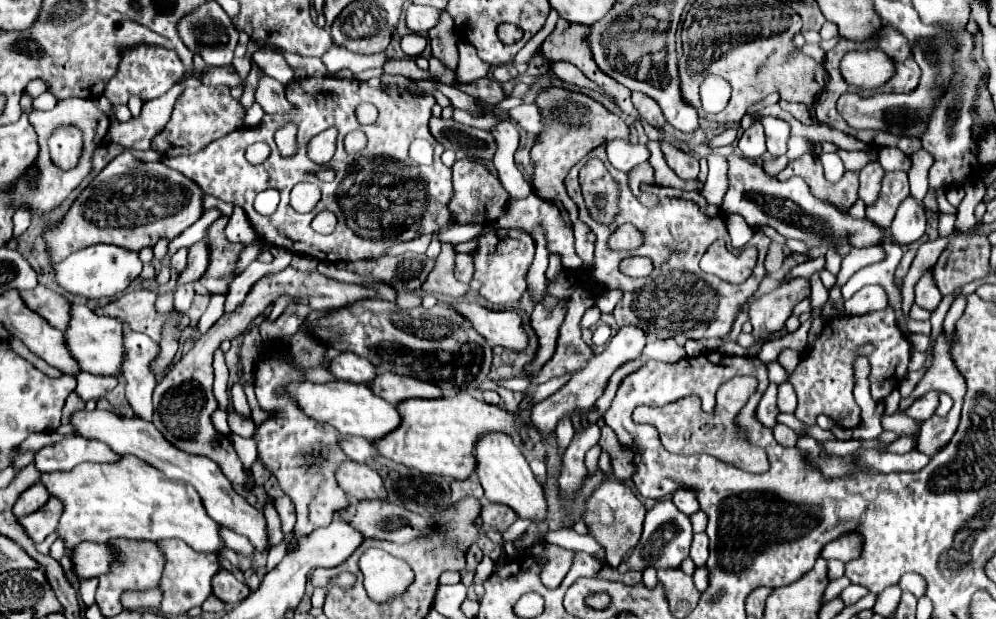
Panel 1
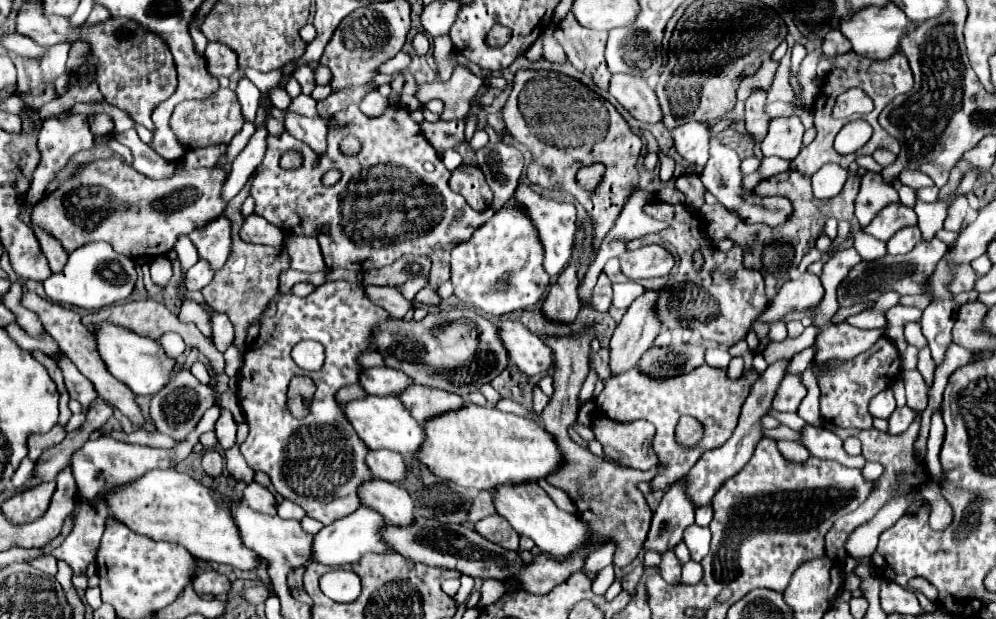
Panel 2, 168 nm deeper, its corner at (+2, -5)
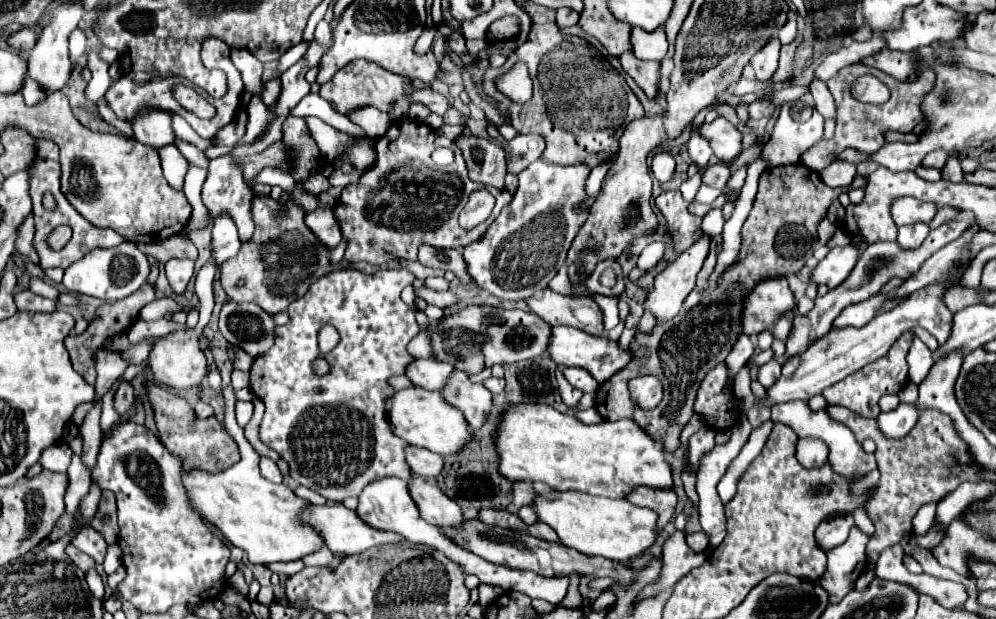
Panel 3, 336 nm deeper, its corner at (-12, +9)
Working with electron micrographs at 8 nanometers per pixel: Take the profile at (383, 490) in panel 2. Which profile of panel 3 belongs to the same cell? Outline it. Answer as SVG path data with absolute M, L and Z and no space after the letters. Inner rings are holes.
M420 476L410 478L410 494L414 502L418 504L418 510L422 512L422 518L434 526L450 526L450 528L462 528L466 518L462 514L462 508L448 498L436 482L424 480Z

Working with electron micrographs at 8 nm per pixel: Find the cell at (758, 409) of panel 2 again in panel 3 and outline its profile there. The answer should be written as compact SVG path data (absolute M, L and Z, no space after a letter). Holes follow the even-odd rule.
M964 220L946 222L938 230L932 230L930 236L926 238L926 242L920 248L916 248L916 250L902 250L902 248L898 248L896 242L876 242L876 244L866 246L866 250L862 252L858 264L854 266L852 274L844 280L844 284L840 284L838 288L830 290L826 296L816 298L816 306L808 314L804 314L804 316L796 314L794 316L792 330L790 330L790 336L786 340L786 356L794 356L794 352L802 352L802 348L806 348L806 344L810 344L810 340L814 340L814 336L822 336L822 332L828 332L832 328L832 322L838 316L838 312L842 312L842 308L874 296L874 292L880 292L880 288L892 276L898 276L898 278L904 280L906 276L914 274L924 264L924 260L928 260L942 246L946 246L952 240L960 238L968 228L970 228L970 222L964 222Z

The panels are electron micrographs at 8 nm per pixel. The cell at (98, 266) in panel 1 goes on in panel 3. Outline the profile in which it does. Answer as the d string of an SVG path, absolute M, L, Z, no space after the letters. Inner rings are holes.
M126 242L126 244L120 244L118 248L92 250L82 260L74 262L70 268L64 270L62 284L66 286L68 292L116 302L116 300L122 300L122 298L134 294L146 282L148 274L150 274L148 258L136 248L134 242Z

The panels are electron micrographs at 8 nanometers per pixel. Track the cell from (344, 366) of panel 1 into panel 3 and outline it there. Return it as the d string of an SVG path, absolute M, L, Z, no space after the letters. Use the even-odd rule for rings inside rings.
M416 358L414 364L410 364L410 372L406 376L414 382L414 386L426 388L426 390L442 390L448 384L450 374L454 372L452 364L440 362L436 358Z

